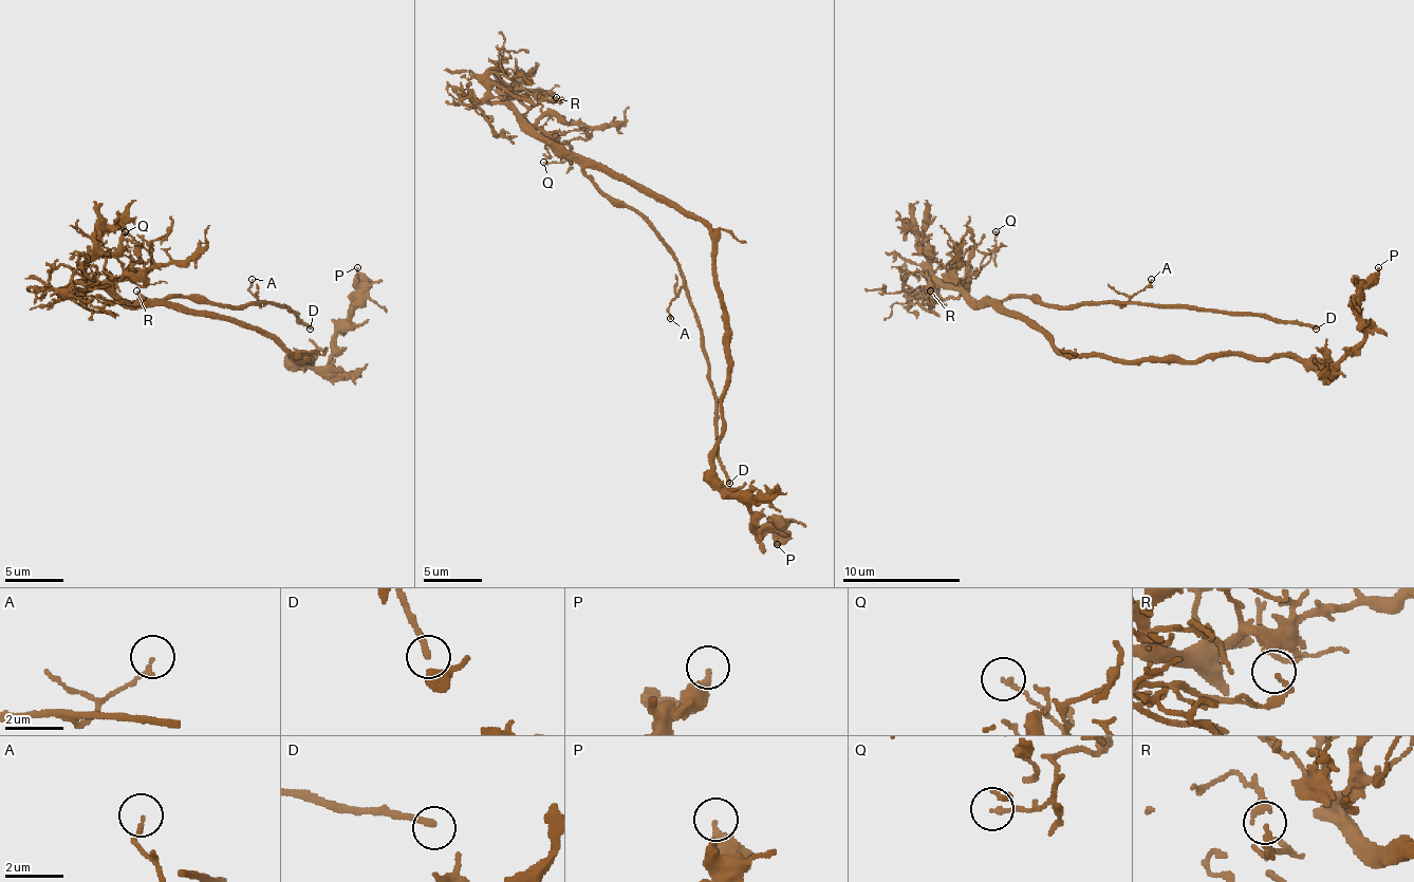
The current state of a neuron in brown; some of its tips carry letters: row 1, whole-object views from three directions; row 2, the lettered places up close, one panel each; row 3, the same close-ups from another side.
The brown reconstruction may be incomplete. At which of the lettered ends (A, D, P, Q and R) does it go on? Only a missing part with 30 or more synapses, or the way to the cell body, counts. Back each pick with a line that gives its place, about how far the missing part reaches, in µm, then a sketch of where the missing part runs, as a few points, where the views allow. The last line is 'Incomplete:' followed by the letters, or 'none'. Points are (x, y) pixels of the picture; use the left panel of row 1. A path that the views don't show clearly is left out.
D: place (310, 329); missing 40 µm
Incomplete: D

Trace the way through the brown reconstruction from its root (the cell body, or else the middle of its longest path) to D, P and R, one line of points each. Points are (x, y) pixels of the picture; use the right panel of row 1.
D: (1039, 329), (1001, 302), (1012, 297), (1034, 297), (1052, 305), (1187, 305), (1198, 312), (1266, 314), (1316, 329)
P: (1039, 329), (1068, 355), (1108, 355), (1122, 361), (1299, 355), (1334, 368), (1363, 338), (1360, 287), (1378, 267)
R: (1039, 329), (1001, 305), (971, 305), (943, 285), (928, 297), (940, 302), (933, 302), (930, 291)

